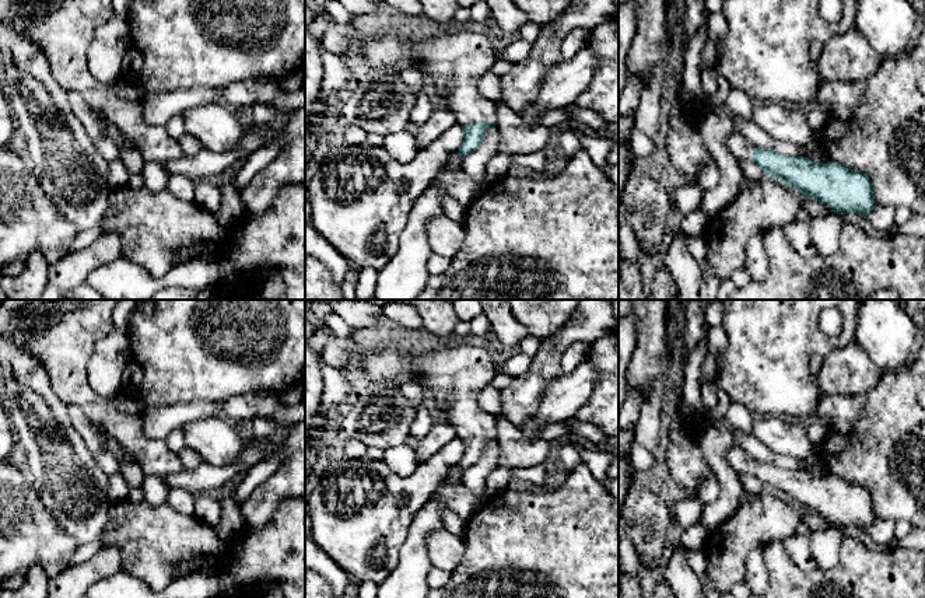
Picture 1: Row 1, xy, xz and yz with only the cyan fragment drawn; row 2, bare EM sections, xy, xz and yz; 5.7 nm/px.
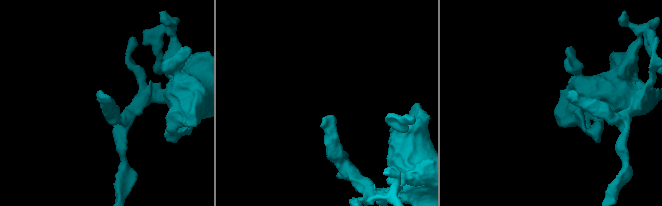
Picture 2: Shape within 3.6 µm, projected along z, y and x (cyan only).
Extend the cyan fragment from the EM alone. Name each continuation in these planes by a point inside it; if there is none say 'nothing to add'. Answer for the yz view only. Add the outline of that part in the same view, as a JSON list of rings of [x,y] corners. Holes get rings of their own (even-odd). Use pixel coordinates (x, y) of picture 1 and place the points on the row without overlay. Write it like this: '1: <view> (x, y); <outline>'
1: yz (740, 461); [[[736,443],[726,452],[726,459],[737,475],[751,475],[756,461]]]

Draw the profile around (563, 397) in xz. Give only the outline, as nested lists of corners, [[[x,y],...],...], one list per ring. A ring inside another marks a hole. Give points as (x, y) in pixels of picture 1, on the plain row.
[[[584,360],[571,373],[550,381],[536,413],[519,429],[528,438],[540,438],[542,427],[565,423],[588,402],[596,385],[598,371],[591,360]]]

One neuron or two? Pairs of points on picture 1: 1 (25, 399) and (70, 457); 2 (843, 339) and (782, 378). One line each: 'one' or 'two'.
1: one
2: one

